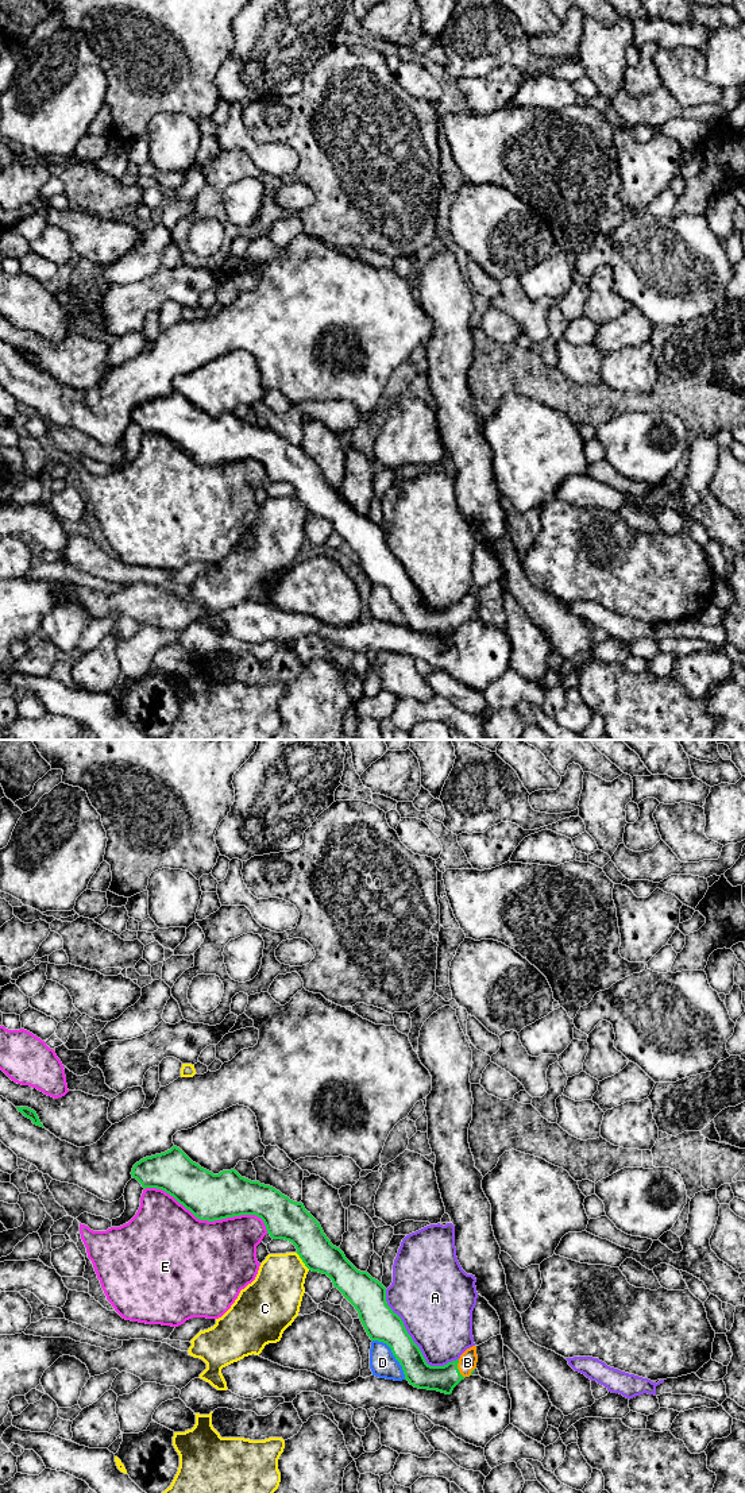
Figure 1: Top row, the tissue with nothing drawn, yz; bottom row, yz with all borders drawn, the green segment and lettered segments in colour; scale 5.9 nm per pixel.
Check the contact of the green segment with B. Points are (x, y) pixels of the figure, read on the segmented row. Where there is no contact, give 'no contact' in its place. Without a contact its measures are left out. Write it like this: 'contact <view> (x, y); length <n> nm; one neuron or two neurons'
contact yz (458, 1369); length 120 nm; one neuron

